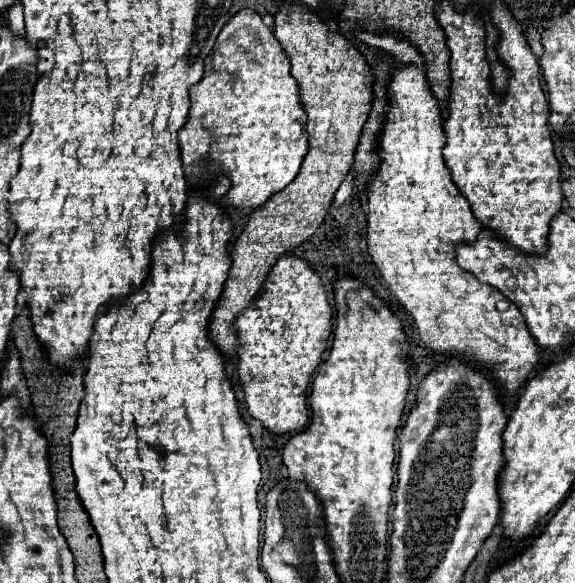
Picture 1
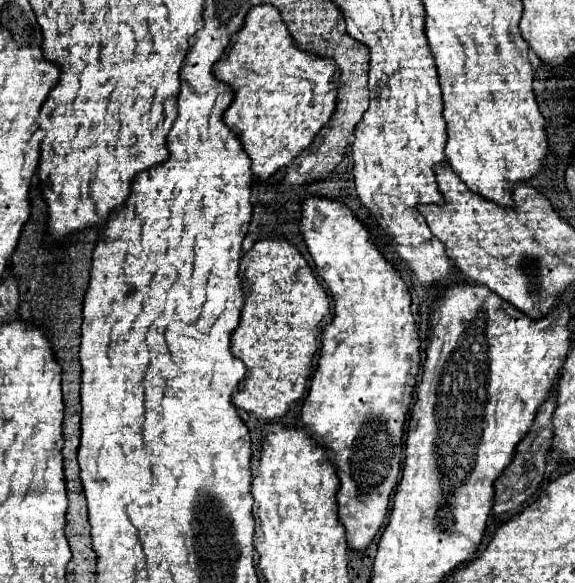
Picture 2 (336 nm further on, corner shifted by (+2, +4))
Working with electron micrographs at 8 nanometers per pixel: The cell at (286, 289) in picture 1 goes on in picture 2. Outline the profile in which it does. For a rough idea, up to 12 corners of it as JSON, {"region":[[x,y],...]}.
{"region":[[258,240],[232,354],[232,404],[300,400],[330,300],[296,246]]}

